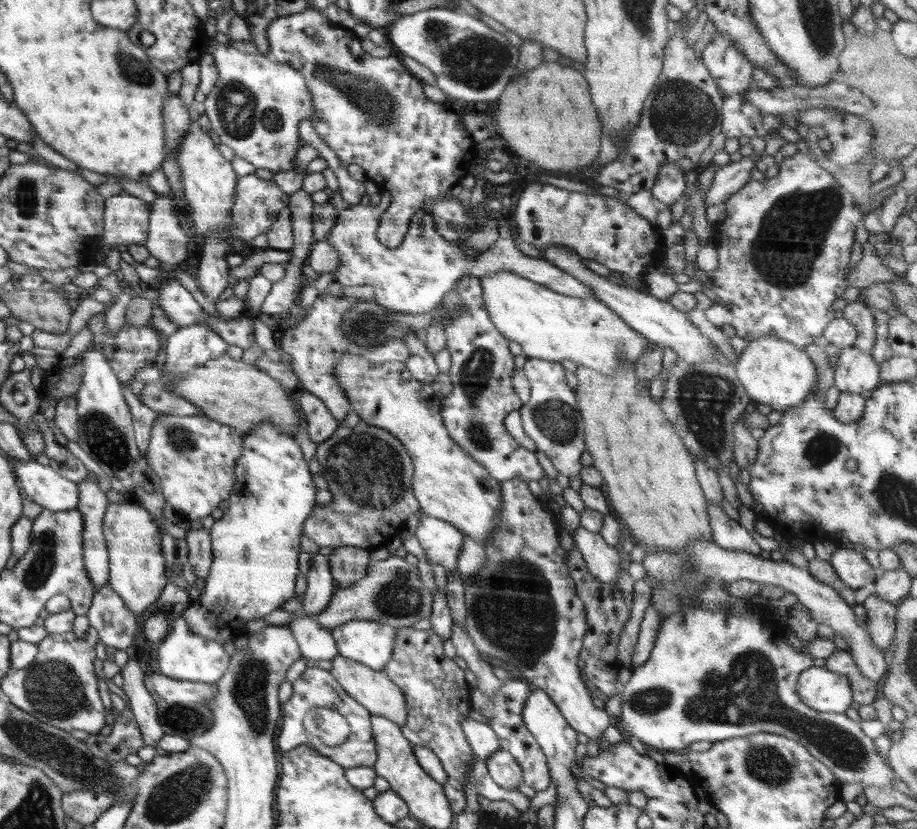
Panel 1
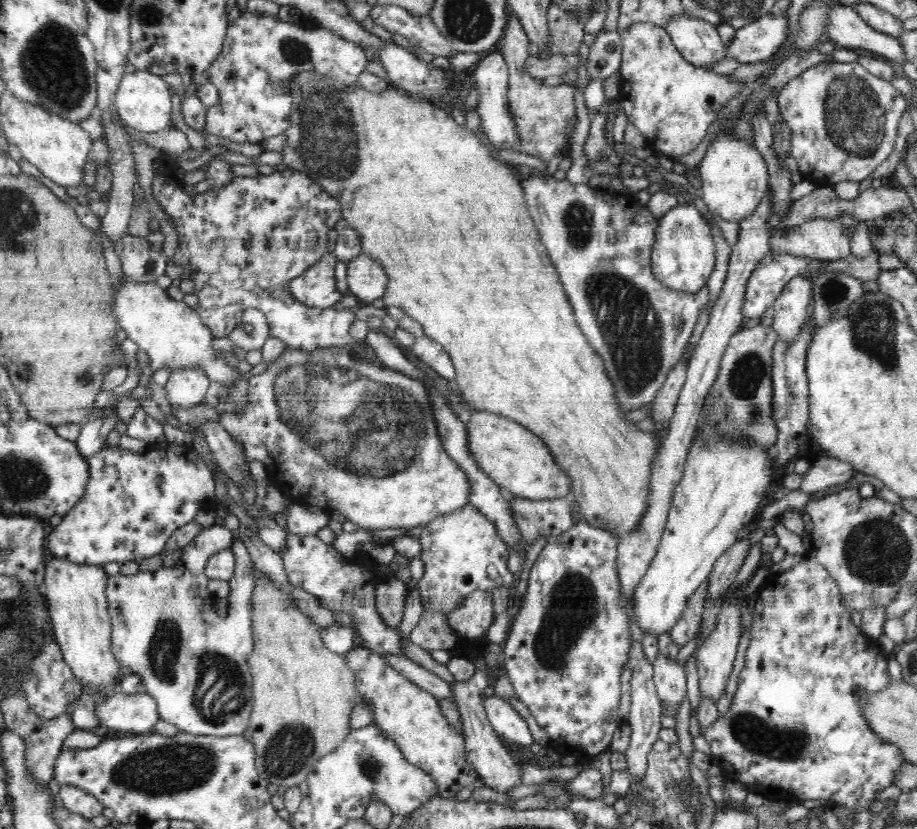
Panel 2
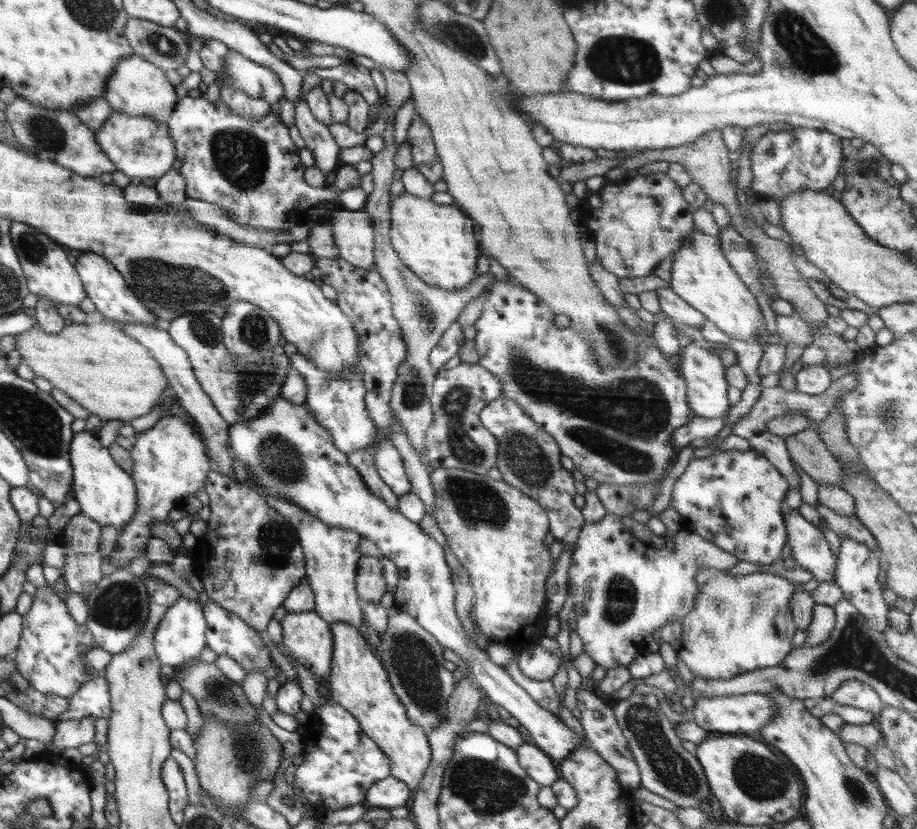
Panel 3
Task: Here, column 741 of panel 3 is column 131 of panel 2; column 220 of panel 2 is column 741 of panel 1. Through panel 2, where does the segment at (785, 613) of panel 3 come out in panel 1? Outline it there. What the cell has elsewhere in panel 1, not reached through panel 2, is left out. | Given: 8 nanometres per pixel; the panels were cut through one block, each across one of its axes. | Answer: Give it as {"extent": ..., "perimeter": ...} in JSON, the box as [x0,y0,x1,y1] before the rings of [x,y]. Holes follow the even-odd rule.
{"extent":[620,500,896,788],"perimeter":[[[707,500],[706,510],[708,511],[713,540],[718,546],[728,550],[743,550],[753,555],[760,554],[761,549],[750,532],[739,522],[730,519],[722,507]],[[696,609],[695,611],[680,610],[677,613],[671,614],[660,623],[659,631],[656,633],[656,640],[653,649],[651,650],[648,660],[642,665],[635,667],[632,670],[632,675],[626,686],[620,690],[620,726],[621,732],[634,736],[636,741],[644,743],[644,746],[649,750],[657,749],[660,753],[667,752],[685,752],[685,749],[694,742],[699,741],[724,741],[728,738],[744,737],[756,733],[778,734],[790,740],[796,740],[800,746],[804,746],[813,758],[818,762],[824,763],[837,778],[839,782],[850,783],[857,782],[862,784],[865,788],[869,786],[880,785],[883,787],[894,787],[896,774],[892,767],[888,765],[887,759],[882,759],[882,755],[876,751],[874,742],[868,738],[861,728],[861,723],[856,723],[850,720],[848,716],[837,713],[819,712],[810,708],[800,701],[798,692],[796,692],[796,681],[798,676],[804,673],[813,665],[813,657],[809,654],[803,654],[793,649],[790,644],[784,643],[784,639],[776,635],[776,630],[771,628],[771,623],[767,620],[758,620],[753,618],[744,618],[740,616],[733,616],[728,612],[712,612],[711,610]]]}

